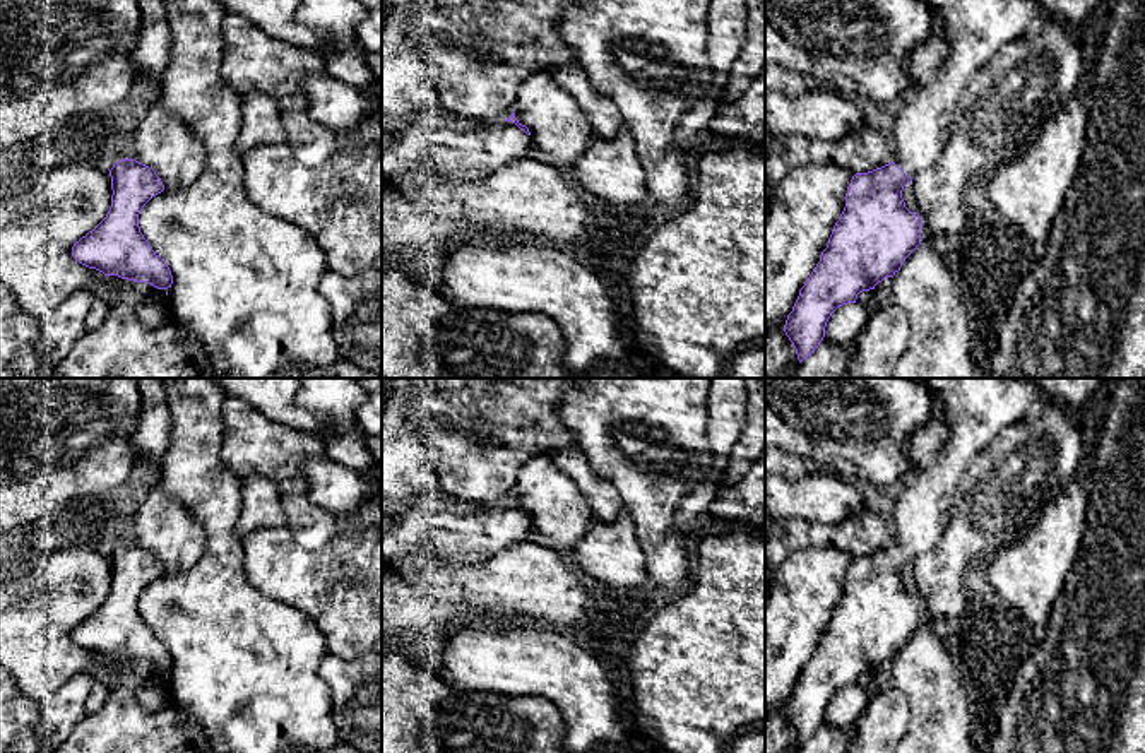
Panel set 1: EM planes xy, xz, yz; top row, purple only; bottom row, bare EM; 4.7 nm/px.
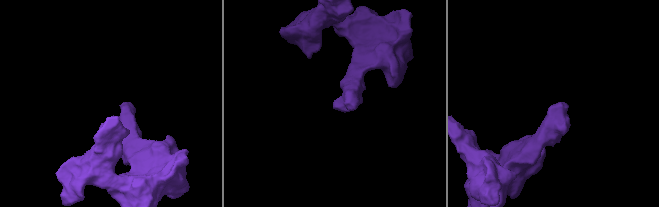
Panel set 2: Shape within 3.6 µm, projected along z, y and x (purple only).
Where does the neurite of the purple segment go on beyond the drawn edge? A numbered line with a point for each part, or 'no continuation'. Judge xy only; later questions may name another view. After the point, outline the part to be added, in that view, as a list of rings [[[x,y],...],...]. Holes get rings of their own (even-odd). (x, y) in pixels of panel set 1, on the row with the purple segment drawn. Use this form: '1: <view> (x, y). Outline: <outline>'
1: xy (79, 144). Outline: [[[108,111],[101,118],[82,122],[74,128],[62,128],[44,145],[38,145],[29,159],[26,180],[43,180],[50,171],[77,163],[94,163],[98,154],[108,154],[111,140],[122,142],[118,161],[130,159],[128,144],[122,133],[122,127],[113,122]]]

